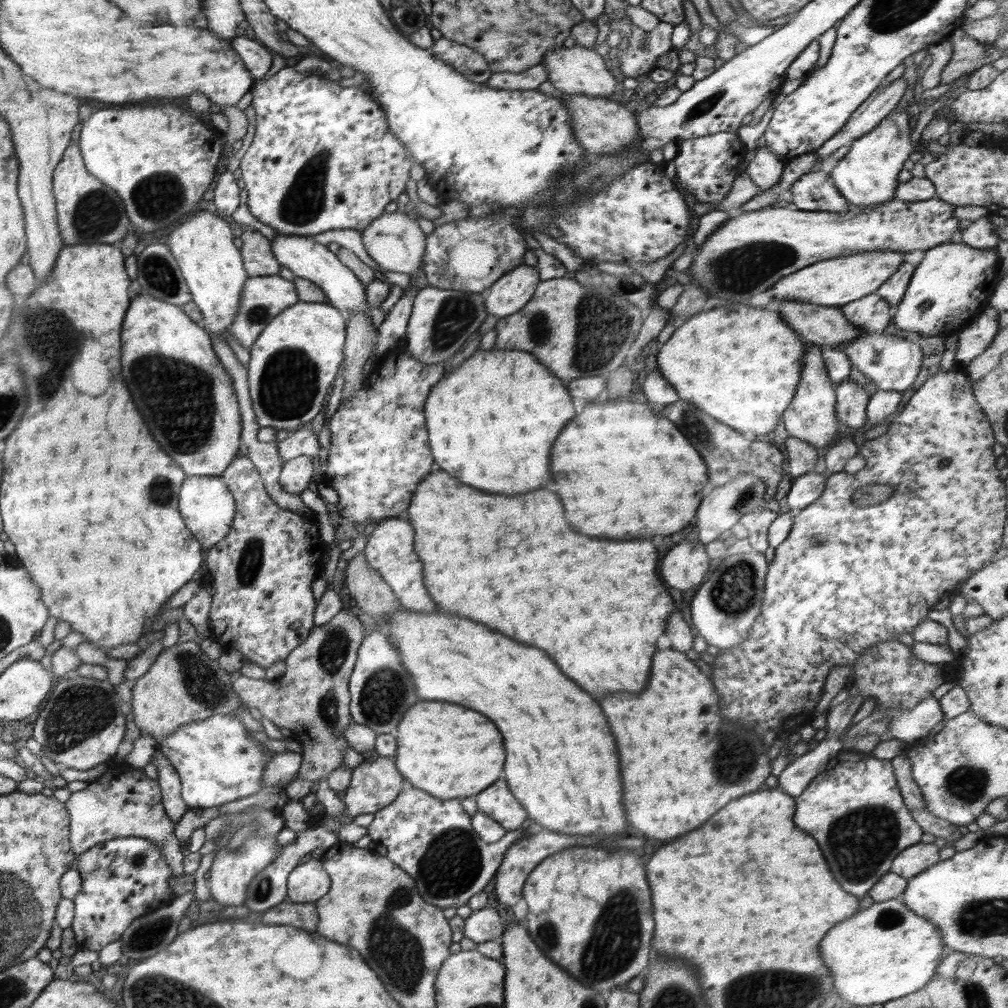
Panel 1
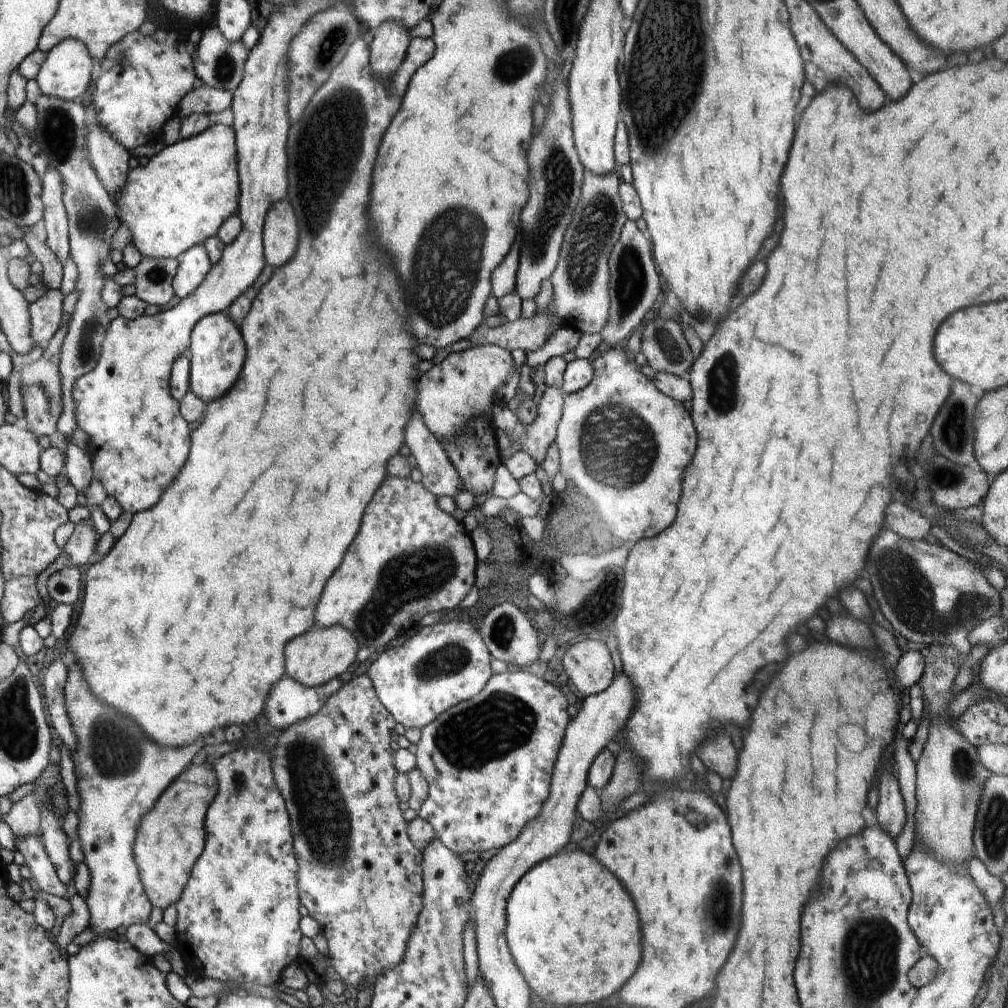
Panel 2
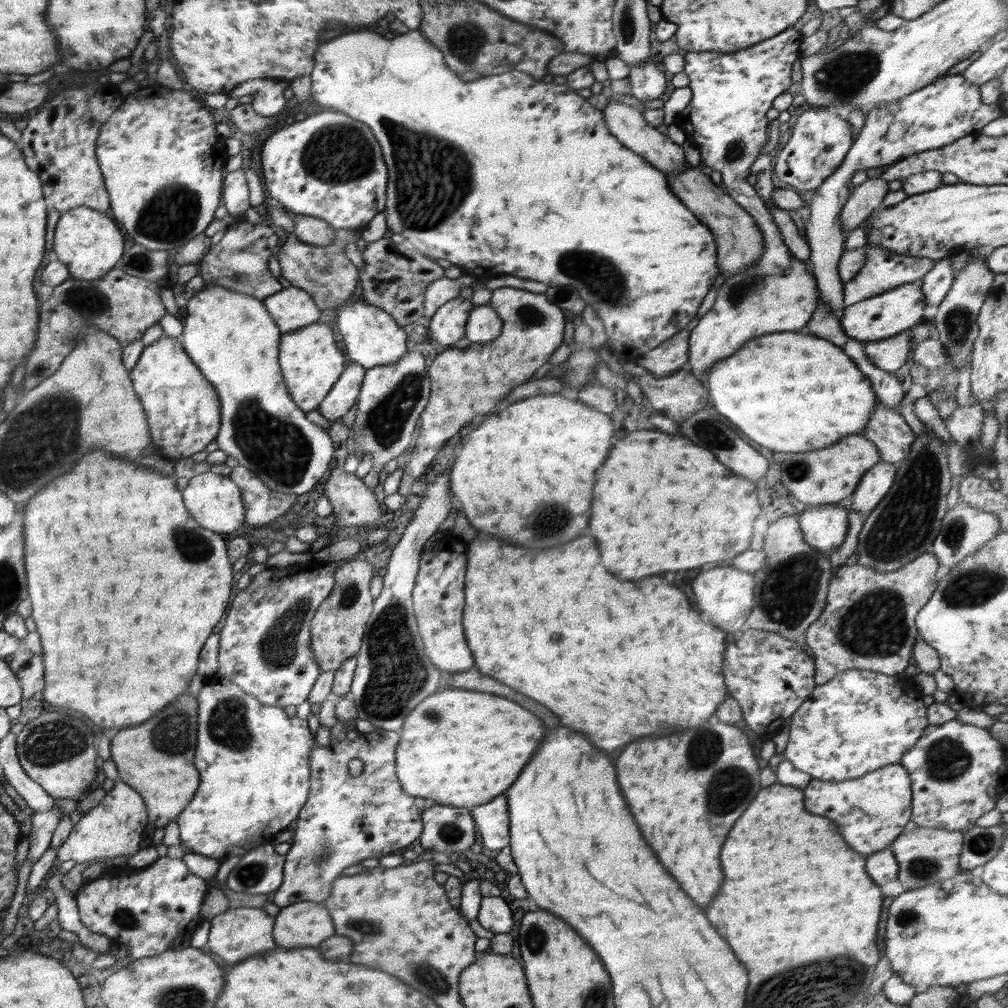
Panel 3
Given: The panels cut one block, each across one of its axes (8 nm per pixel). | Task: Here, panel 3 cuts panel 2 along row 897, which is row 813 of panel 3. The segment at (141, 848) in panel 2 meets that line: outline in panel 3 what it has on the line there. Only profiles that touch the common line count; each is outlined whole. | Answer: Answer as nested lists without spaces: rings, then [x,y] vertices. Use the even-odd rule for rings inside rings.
[[[186,692],[176,698],[176,704],[168,704],[156,718],[144,722],[144,726],[132,726],[132,730],[120,730],[111,740],[111,757],[118,769],[117,780],[127,783],[140,794],[148,808],[148,822],[152,828],[166,828],[188,806],[198,788],[200,779],[195,768],[194,748],[196,748],[196,700]]]

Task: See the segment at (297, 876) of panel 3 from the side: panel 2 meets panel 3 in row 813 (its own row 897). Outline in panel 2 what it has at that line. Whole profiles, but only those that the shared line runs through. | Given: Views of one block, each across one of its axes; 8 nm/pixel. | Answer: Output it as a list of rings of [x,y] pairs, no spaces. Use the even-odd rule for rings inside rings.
[[[362,674],[344,684],[336,694],[332,694],[322,710],[306,720],[300,720],[296,724],[291,724],[278,739],[274,740],[271,759],[272,774],[276,782],[276,788],[280,791],[285,800],[286,808],[291,822],[291,831],[296,860],[298,861],[298,896],[301,904],[308,910],[308,914],[318,922],[320,932],[326,938],[328,943],[328,964],[334,967],[344,983],[354,986],[354,991],[360,988],[362,984],[374,984],[376,976],[382,974],[382,970],[396,966],[406,952],[408,938],[416,926],[416,920],[423,908],[422,894],[424,892],[423,874],[423,851],[412,844],[408,838],[406,828],[408,823],[402,817],[402,810],[398,807],[400,803],[396,796],[394,779],[398,774],[394,766],[393,753],[390,747],[392,742],[392,730],[394,731],[396,722],[394,717],[380,700],[372,679],[368,674]]]

